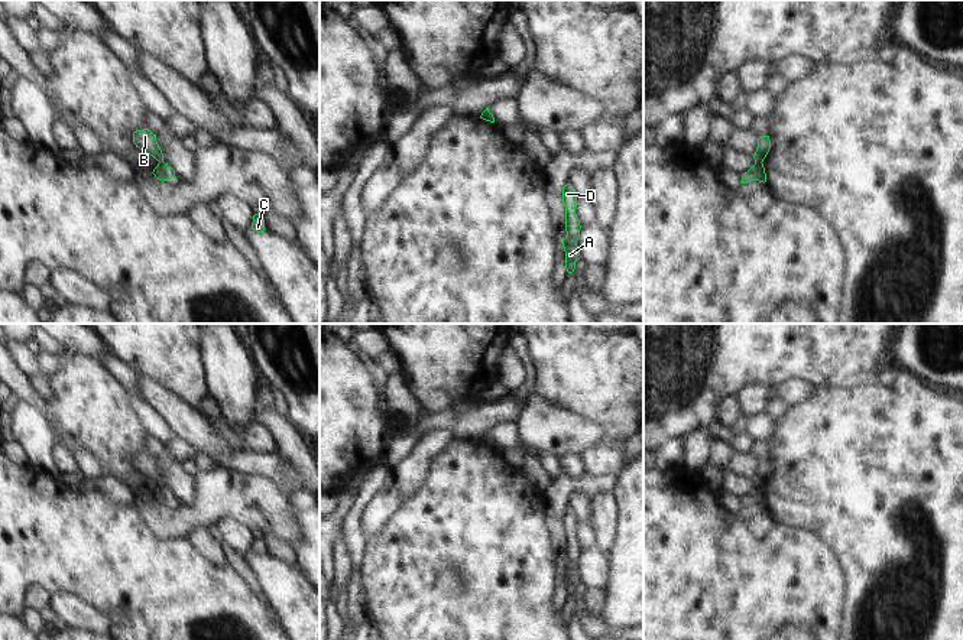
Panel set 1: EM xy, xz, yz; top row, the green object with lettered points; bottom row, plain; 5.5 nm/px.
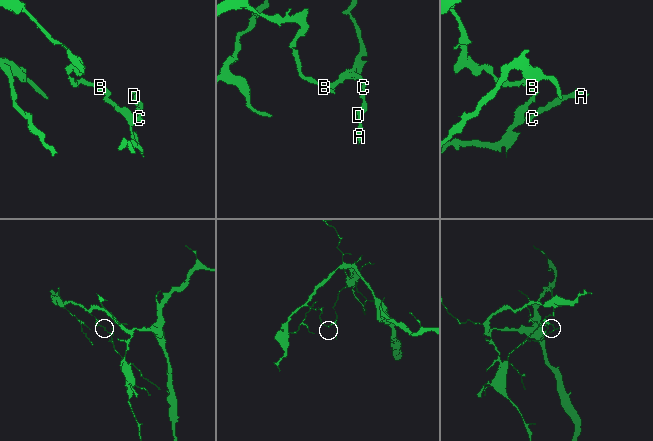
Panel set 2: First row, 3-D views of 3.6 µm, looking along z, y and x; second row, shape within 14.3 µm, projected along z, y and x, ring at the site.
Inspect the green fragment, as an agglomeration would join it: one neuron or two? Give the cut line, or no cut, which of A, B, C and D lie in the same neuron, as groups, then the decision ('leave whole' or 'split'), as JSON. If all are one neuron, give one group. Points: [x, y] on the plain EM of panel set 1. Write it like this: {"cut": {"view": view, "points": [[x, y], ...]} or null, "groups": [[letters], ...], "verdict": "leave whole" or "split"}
{"cut": {"view": "yz", "points": [[761, 484], [755, 487]]}, "groups": [["A", "C", "D"], ["B"]], "verdict": "split"}

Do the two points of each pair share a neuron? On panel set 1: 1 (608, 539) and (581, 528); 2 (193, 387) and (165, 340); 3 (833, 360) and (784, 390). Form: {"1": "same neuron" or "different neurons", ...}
{"1": "different neurons", "2": "same neuron", "3": "different neurons"}

